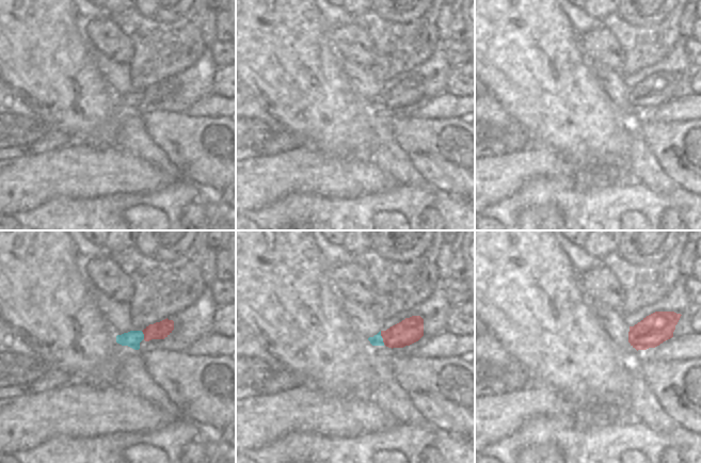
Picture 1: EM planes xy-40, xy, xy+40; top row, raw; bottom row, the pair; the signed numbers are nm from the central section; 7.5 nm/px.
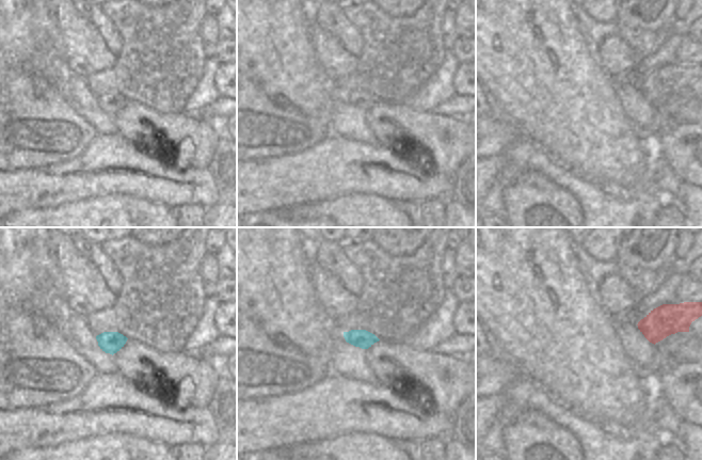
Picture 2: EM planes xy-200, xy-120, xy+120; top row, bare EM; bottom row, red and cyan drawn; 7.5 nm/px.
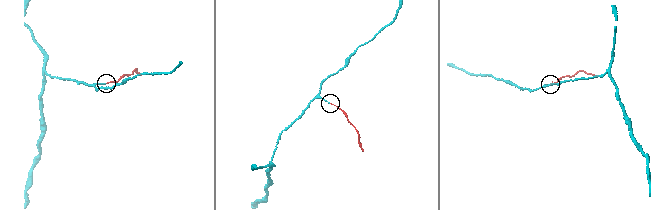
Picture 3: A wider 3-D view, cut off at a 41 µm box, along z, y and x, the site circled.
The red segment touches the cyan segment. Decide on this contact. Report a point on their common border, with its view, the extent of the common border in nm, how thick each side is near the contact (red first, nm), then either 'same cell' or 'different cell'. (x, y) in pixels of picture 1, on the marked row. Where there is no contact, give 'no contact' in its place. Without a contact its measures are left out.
xy (382, 337) | 110 nm | 190/80 nm | same cell

